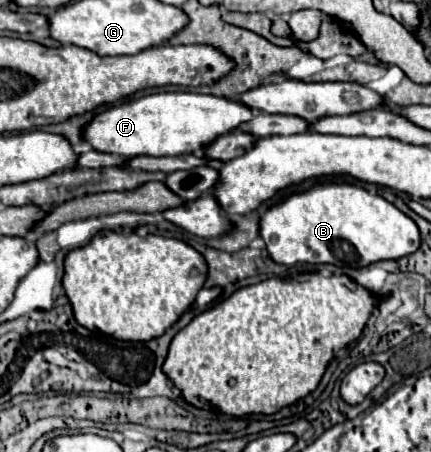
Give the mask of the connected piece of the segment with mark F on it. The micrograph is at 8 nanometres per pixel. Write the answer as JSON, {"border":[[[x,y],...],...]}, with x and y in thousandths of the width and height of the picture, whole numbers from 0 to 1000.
{"border":[[[374,204],[323,221],[258,235],[225,252],[193,288],[197,310],[234,336],[309,345],[420,345],[466,341],[494,310],[541,292],[555,274],[578,270],[587,243],[559,226],[452,204]]]}

